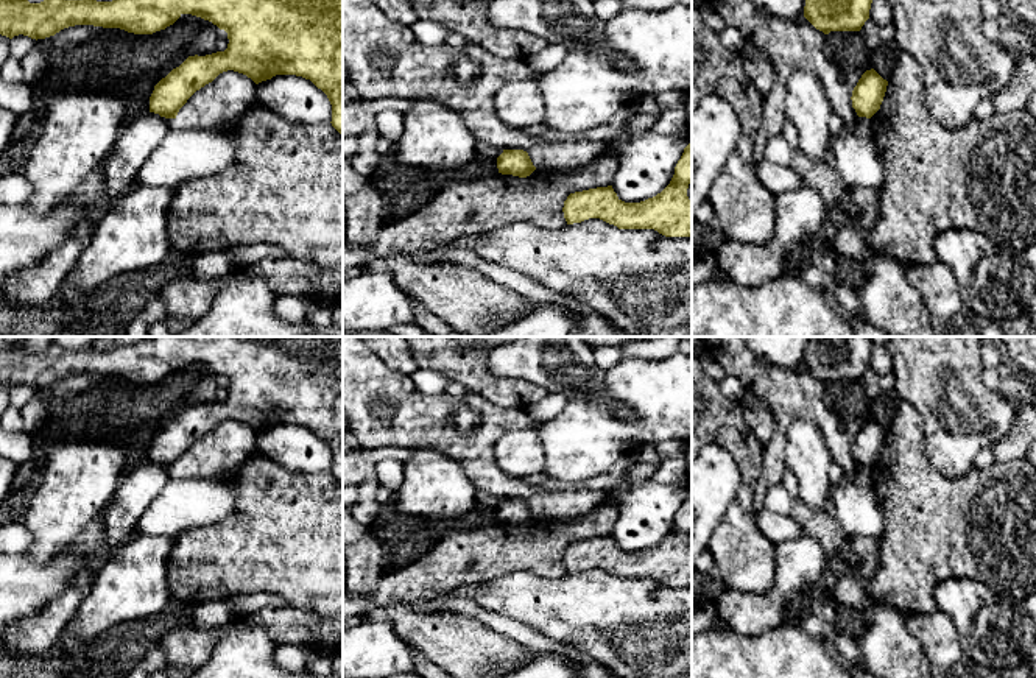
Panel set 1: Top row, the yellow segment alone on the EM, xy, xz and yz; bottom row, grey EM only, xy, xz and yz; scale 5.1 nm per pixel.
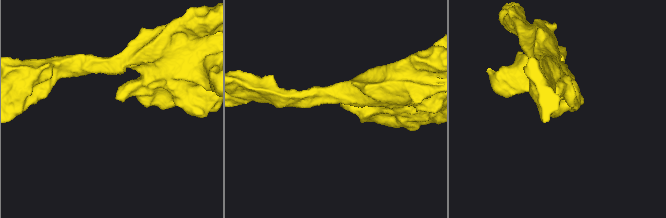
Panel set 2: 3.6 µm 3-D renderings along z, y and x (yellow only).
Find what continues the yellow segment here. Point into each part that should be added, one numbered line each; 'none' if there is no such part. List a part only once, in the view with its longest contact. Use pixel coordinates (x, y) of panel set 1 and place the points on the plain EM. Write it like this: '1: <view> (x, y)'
none

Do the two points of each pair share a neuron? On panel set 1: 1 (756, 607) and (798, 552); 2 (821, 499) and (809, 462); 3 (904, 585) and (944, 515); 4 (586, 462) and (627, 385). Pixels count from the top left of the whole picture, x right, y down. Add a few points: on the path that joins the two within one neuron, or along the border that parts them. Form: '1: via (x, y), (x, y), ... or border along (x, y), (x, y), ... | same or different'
1: via (771, 600), (790, 582), (796, 568) | same
2: via (815, 490), (812, 471) | same
3: via (910, 568), (918, 549), (932, 532) | same
4: via (609, 438), (634, 434), (648, 420), (648, 409) | same

